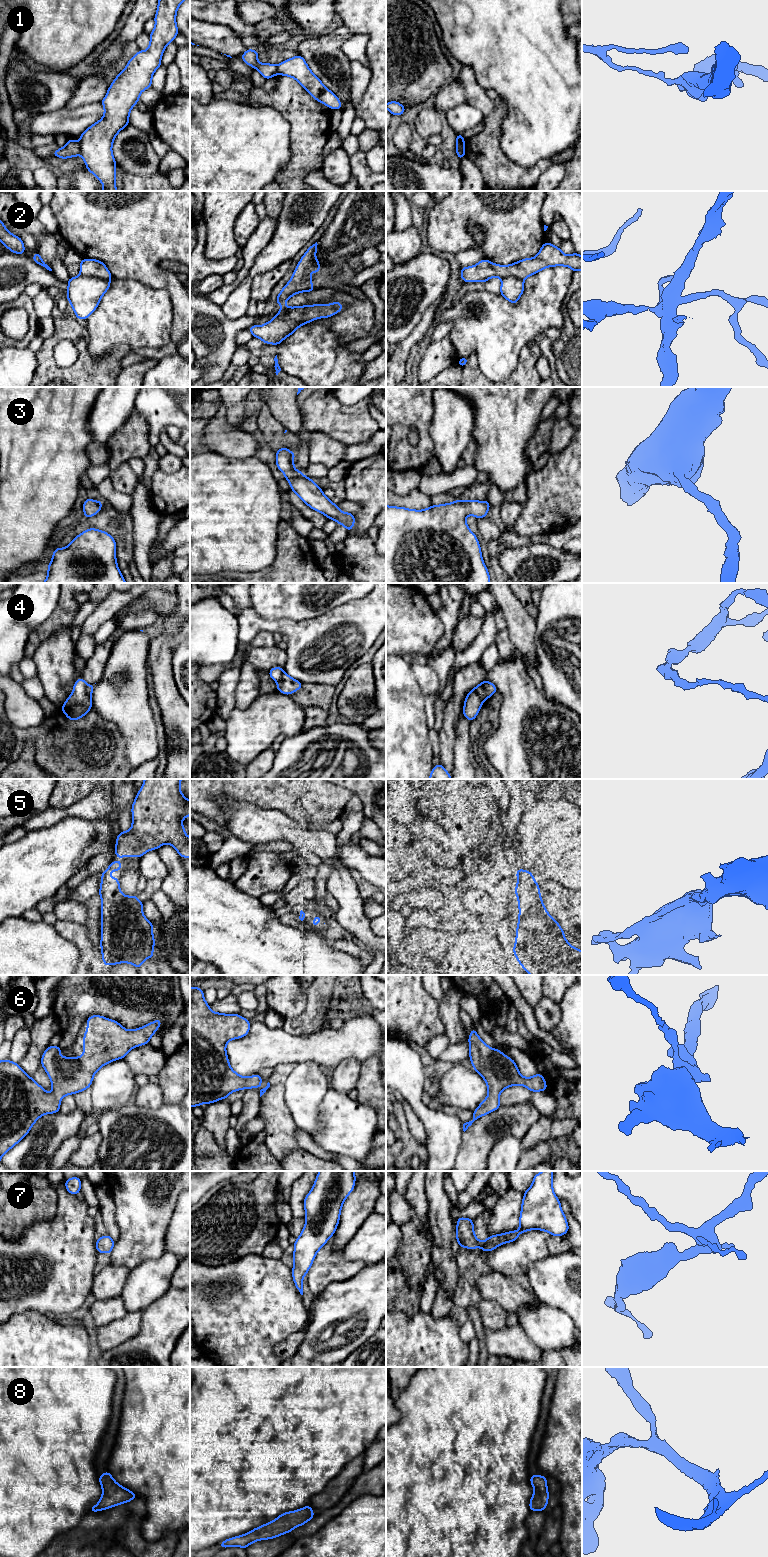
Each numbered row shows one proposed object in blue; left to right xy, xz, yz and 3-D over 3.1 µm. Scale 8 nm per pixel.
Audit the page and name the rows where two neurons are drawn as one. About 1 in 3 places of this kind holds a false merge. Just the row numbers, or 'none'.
1, 2, 4

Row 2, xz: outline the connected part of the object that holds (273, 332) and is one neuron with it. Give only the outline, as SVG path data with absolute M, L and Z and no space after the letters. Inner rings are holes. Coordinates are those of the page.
M333 302L331 304L315 304L305 310L294 308L285 316L275 317L265 324L253 325L248 328L251 334L261 339L266 344L279 345L281 341L301 322L309 323L318 318L328 318L340 312L343 304Z

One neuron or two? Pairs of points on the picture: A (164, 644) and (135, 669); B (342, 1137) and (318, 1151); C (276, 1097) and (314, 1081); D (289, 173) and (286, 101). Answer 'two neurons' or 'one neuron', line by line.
A: two neurons
B: two neurons
C: two neurons
D: one neuron

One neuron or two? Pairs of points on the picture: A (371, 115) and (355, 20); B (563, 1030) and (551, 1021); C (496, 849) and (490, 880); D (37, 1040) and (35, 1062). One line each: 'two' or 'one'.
A: one
B: two
C: one
D: one

